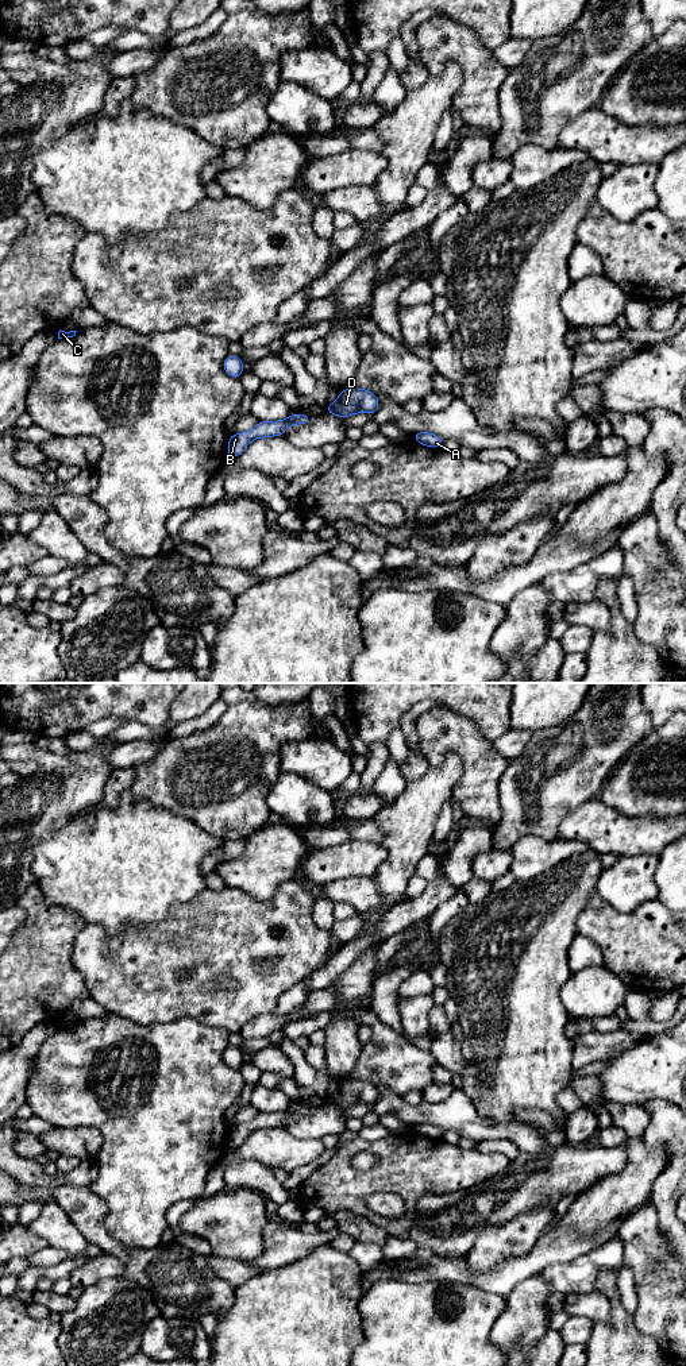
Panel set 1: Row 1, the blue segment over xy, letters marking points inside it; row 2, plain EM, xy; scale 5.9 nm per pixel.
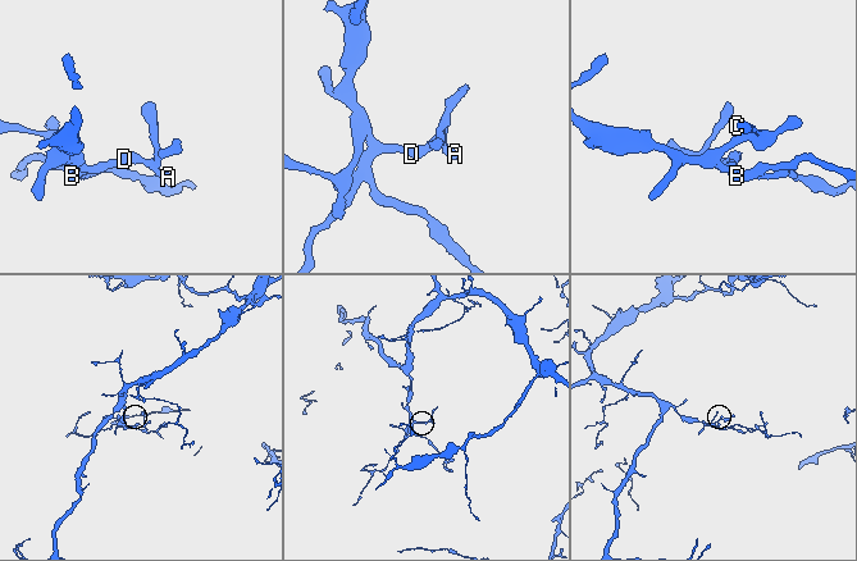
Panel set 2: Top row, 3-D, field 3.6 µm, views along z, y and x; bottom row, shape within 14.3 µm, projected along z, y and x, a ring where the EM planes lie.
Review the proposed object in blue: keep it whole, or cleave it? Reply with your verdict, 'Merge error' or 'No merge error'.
No merge error

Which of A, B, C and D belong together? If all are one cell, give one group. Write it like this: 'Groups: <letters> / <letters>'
Groups: A B C D

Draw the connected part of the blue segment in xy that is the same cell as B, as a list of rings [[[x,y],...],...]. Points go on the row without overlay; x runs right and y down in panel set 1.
[[[293,1104],[281,1112],[258,1112],[251,1122],[230,1127],[227,1147],[230,1150],[238,1149],[254,1130],[282,1127],[290,1116],[305,1116],[311,1112],[311,1107],[301,1104]]]

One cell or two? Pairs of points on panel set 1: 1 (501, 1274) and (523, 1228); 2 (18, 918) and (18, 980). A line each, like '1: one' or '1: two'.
1: two
2: two

